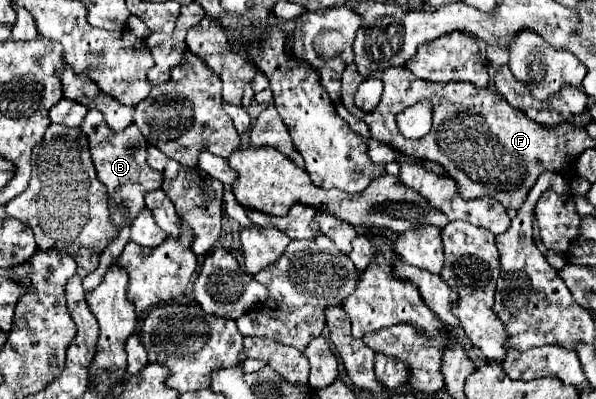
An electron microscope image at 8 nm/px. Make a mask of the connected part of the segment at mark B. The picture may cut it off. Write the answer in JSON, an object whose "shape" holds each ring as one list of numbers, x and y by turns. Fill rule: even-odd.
{"shape":[[88,110,86,122,82,122,80,130,88,138,92,162,96,166,98,180,104,182,104,186,106,186,110,206,122,210,124,218,128,222,132,222,140,214,140,210,144,210,144,196,148,192,160,188,160,174,156,174,156,170,152,170,150,166,146,166,146,154,144,154,146,138,142,136,140,128,136,124,128,126,128,130,124,130,120,134,112,134,112,130,108,130,108,126,104,126,104,118,100,118,100,114,96,114,96,110]]}

